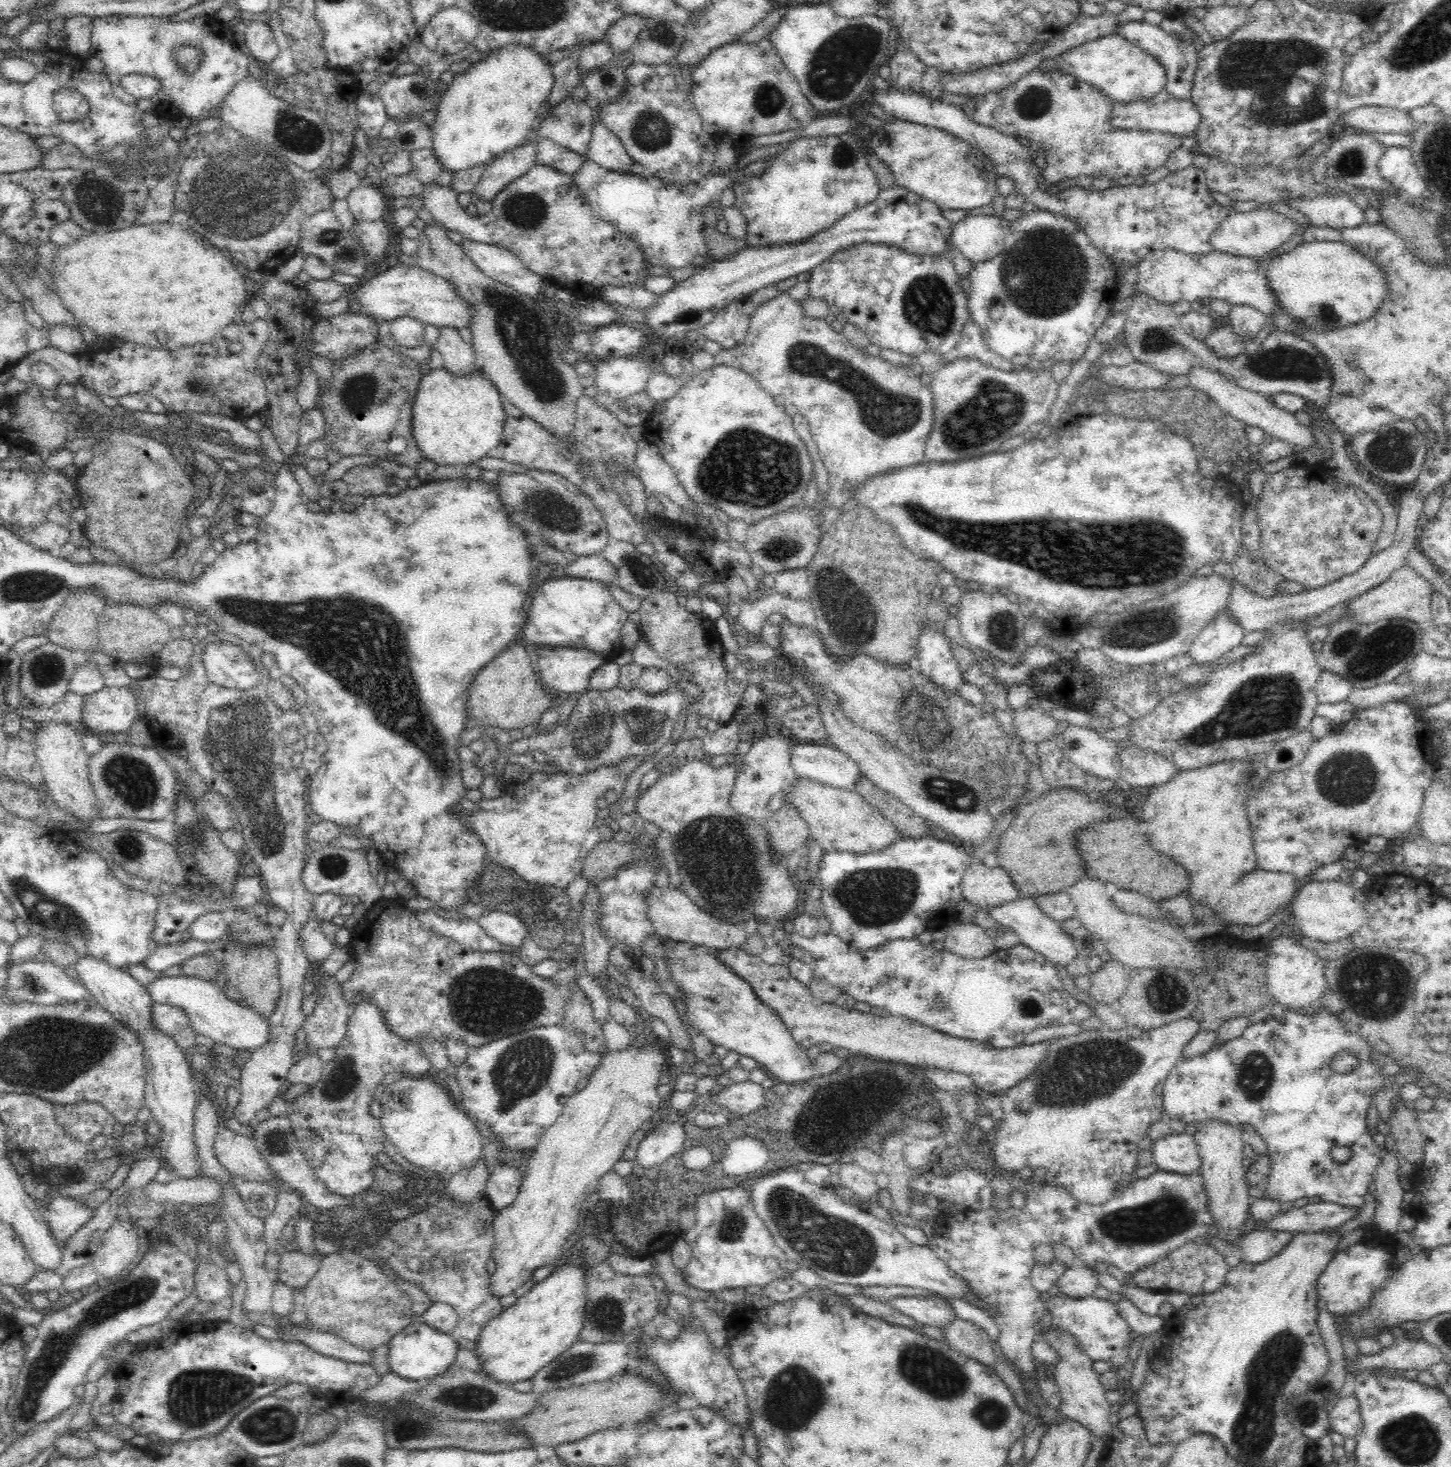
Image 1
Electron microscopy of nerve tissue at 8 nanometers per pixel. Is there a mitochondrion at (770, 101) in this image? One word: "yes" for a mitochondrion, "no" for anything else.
yes

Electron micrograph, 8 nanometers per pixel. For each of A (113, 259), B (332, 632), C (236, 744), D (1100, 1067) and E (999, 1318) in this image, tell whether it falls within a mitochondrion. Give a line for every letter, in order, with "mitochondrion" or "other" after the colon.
A: other
B: mitochondrion
C: mitochondrion
D: mitochondrion
E: other

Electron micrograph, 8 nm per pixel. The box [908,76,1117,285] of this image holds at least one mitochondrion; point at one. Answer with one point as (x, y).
(1034, 102)

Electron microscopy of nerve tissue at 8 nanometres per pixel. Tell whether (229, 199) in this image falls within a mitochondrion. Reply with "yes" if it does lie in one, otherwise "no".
yes

